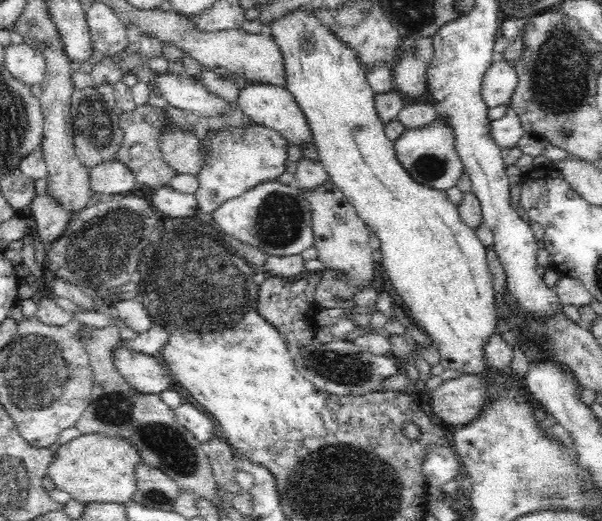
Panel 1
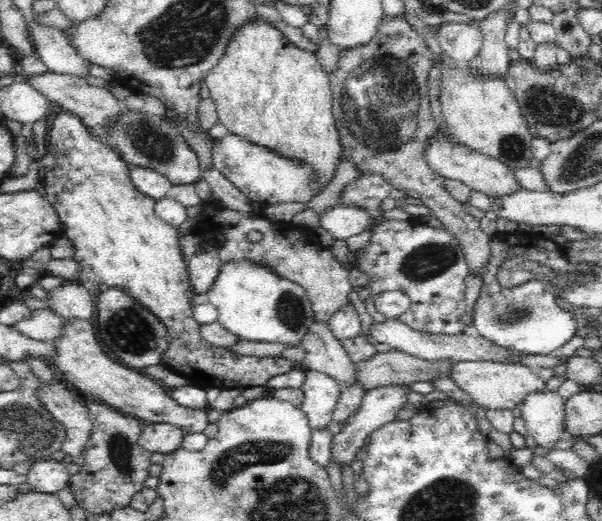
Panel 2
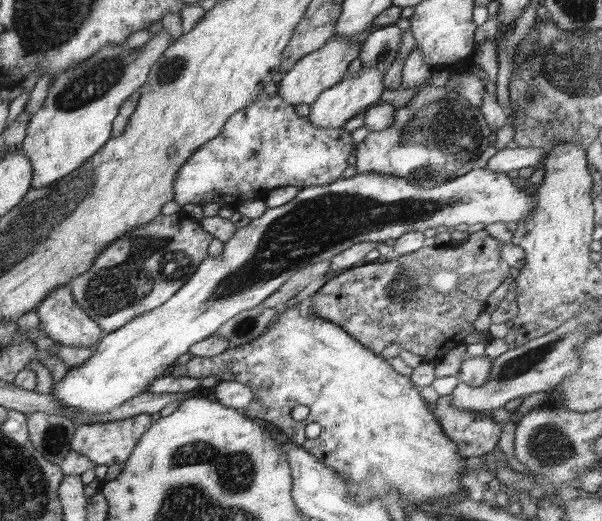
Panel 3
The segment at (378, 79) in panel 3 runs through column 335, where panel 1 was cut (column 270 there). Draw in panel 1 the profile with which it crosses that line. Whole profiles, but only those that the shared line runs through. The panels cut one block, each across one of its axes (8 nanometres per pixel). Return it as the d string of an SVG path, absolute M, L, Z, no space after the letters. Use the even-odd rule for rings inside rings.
M248 84L248 86L242 88L237 103L244 114L250 116L253 123L278 130L290 144L296 144L296 146L302 146L302 148L306 144L314 146L314 137L308 129L307 118L294 96L285 88Z

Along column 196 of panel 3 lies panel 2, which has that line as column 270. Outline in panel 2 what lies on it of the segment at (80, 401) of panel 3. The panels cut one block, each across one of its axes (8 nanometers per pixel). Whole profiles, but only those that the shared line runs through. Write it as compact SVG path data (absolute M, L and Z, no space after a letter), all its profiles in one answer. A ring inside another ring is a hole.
M248 259L223 264L214 284L206 293L208 302L218 310L218 322L226 331L256 343L284 343L296 346L316 320L307 292L300 285L250 263Z

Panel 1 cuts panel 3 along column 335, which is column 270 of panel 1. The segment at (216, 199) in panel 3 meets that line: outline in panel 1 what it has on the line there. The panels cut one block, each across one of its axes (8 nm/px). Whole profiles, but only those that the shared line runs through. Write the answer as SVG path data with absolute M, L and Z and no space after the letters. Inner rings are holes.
M254 123L244 128L228 128L222 132L208 131L204 138L206 164L197 175L199 187L195 192L198 208L211 213L228 199L244 194L260 184L276 182L286 172L287 140L273 128Z

